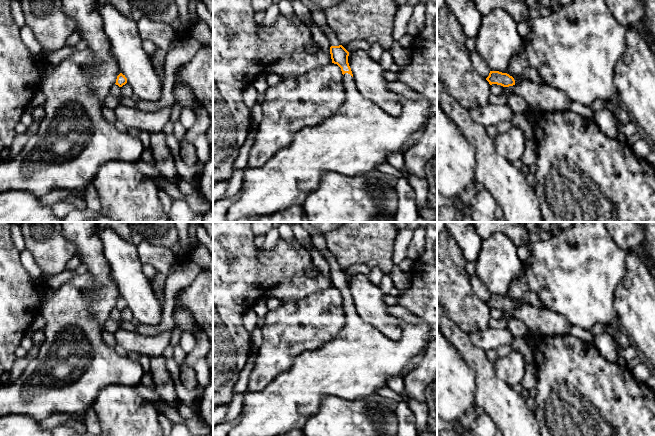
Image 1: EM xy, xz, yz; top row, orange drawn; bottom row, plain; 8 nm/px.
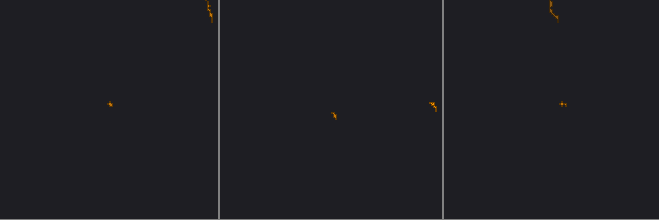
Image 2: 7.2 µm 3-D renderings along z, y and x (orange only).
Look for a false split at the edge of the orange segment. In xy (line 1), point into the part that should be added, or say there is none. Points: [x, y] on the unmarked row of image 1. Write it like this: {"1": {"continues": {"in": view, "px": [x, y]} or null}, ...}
{"1": {"continues": null}}

